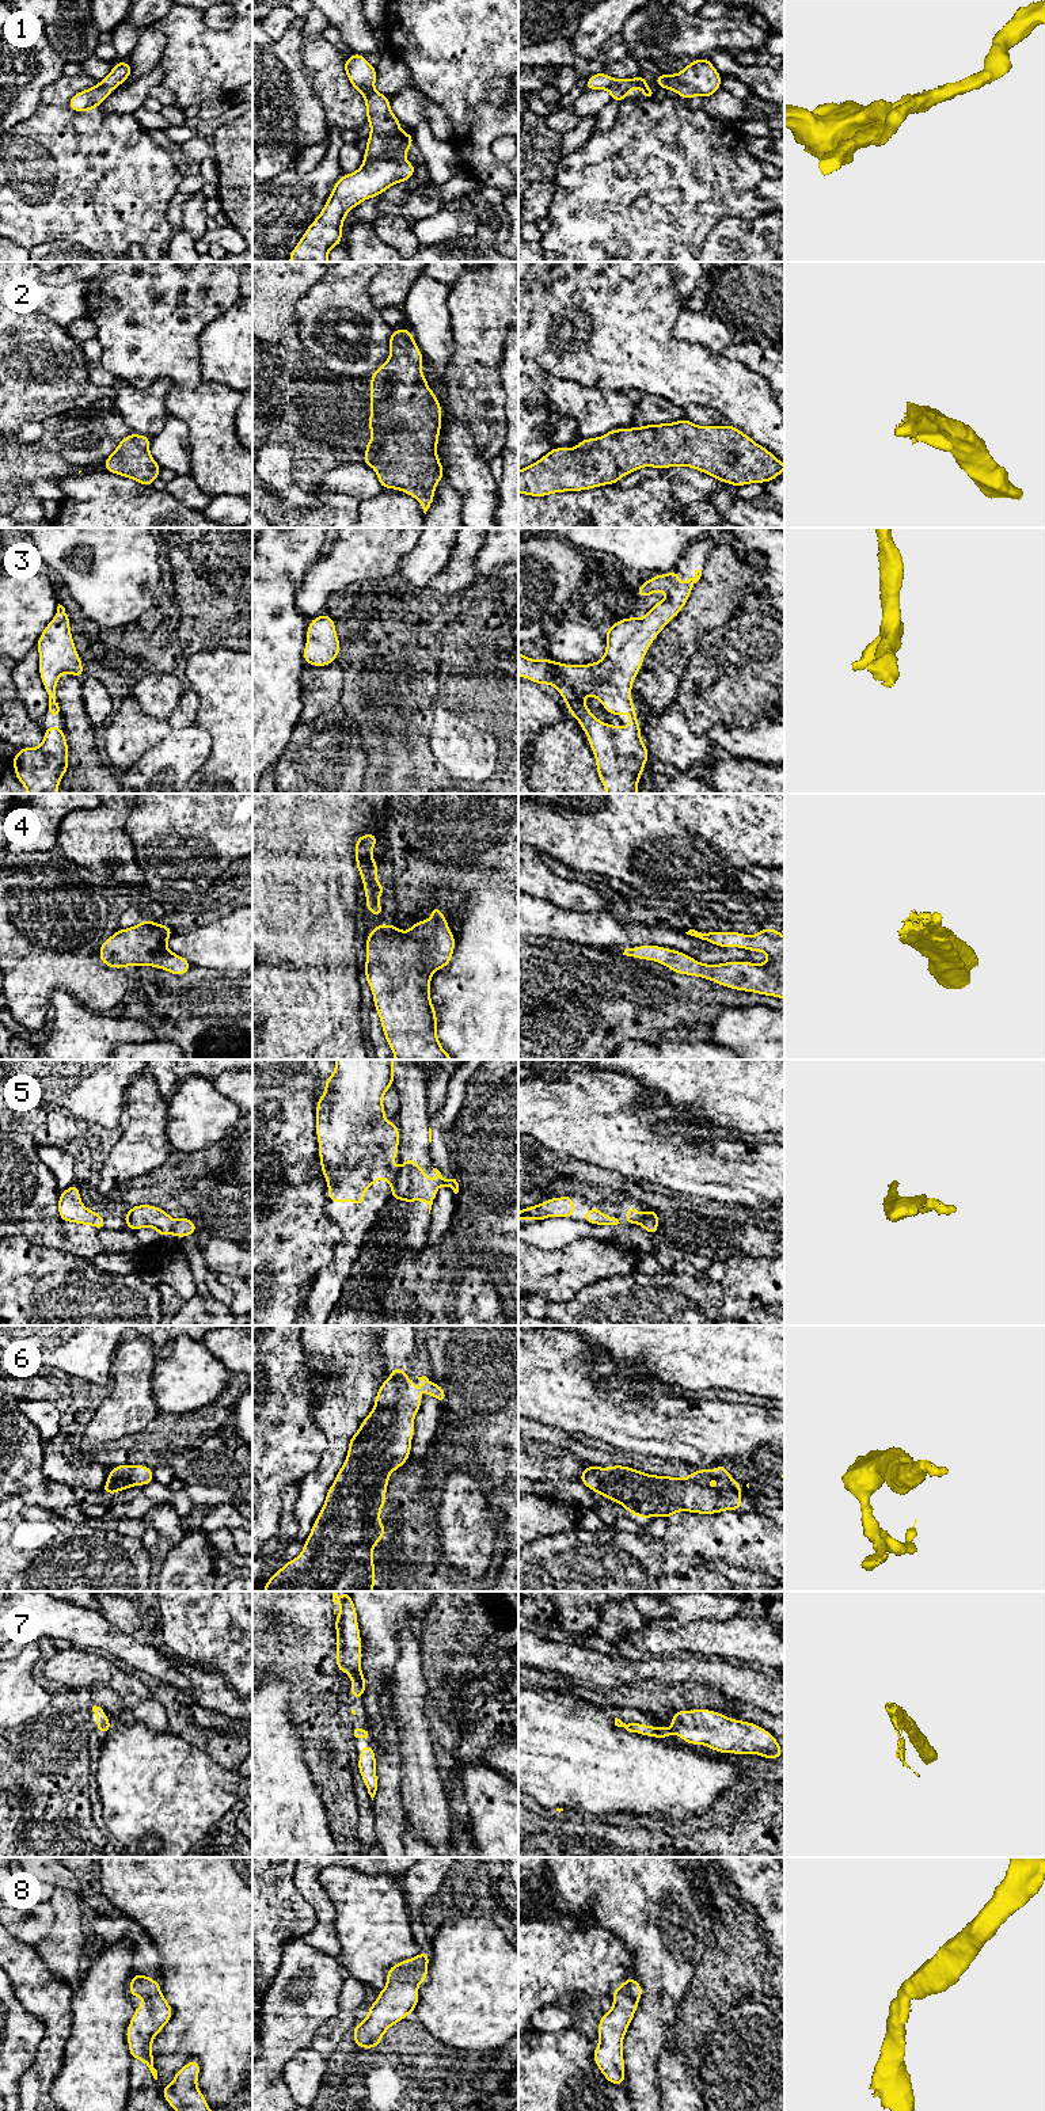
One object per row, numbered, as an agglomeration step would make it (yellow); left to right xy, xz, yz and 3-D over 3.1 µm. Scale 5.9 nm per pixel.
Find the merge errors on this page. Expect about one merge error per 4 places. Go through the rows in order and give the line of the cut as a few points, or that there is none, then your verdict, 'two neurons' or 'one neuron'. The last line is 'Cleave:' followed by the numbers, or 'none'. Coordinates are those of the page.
1: cut none; one neuron
2: cut none; one neuron
3: cut none; one neuron
4: cut none; one neuron
5: cut xz (399, 1168), (391, 1185); two neurons
6: cut none; one neuron
7: cut none; one neuron
8: cut none; one neuron
Cleave: 5

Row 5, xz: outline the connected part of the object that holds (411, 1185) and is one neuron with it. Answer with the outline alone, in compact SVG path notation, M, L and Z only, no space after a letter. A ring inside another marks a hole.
M407 1157L398 1171L396 1180L391 1188L391 1198L408 1203L422 1201L429 1205L430 1214L432 1205L437 1197L437 1187L451 1187L455 1194L459 1193L456 1179L445 1179L437 1168L433 1168L433 1171L437 1178L428 1180L425 1169L415 1160Z

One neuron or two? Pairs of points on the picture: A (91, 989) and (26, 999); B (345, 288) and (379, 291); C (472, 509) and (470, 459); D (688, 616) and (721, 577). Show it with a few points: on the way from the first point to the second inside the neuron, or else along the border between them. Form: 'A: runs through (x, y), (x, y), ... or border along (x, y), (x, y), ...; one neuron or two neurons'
A: runs through (75, 982), (42, 982); one neuron
B: border along (373, 276), (368, 285), (368, 296), (379, 314); two neurons
C: runs through (472, 497), (470, 471); one neuron
D: runs through (698, 607), (718, 586); one neuron

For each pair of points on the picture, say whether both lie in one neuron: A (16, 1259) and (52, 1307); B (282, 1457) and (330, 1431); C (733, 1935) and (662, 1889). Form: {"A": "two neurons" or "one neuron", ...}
{"A": "one neuron", "B": "two neurons", "C": "two neurons"}

